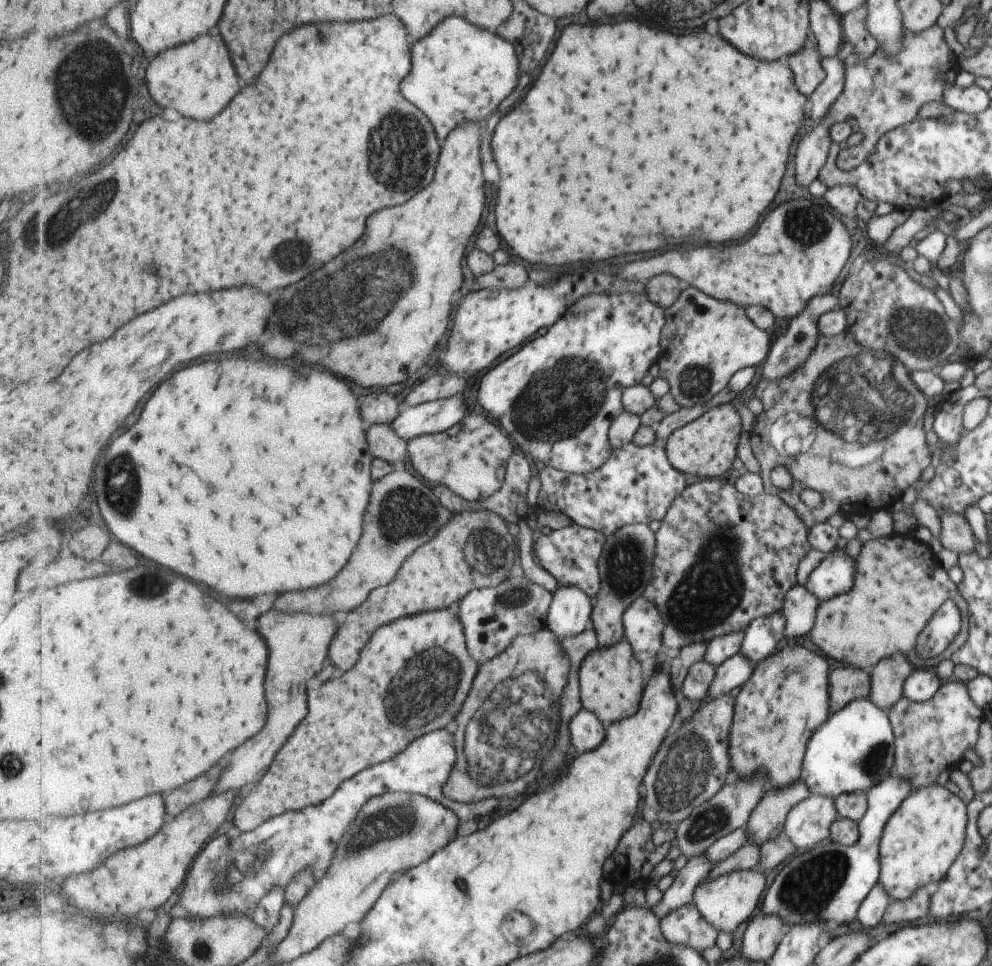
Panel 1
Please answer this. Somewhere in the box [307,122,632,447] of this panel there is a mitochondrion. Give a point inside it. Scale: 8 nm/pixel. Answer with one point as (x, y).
(559, 399)

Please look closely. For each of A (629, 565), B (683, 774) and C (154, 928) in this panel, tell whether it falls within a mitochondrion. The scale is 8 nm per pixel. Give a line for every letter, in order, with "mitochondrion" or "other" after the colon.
A: mitochondrion
B: mitochondrion
C: other

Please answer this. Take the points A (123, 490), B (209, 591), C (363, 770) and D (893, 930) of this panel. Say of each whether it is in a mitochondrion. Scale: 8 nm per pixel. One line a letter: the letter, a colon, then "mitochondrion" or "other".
A: mitochondrion
B: other
C: other
D: other

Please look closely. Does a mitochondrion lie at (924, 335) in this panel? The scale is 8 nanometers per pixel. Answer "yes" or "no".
yes

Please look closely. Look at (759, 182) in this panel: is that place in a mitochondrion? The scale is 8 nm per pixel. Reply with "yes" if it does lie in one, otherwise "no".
no

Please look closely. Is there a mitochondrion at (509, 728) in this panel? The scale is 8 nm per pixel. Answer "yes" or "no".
yes

